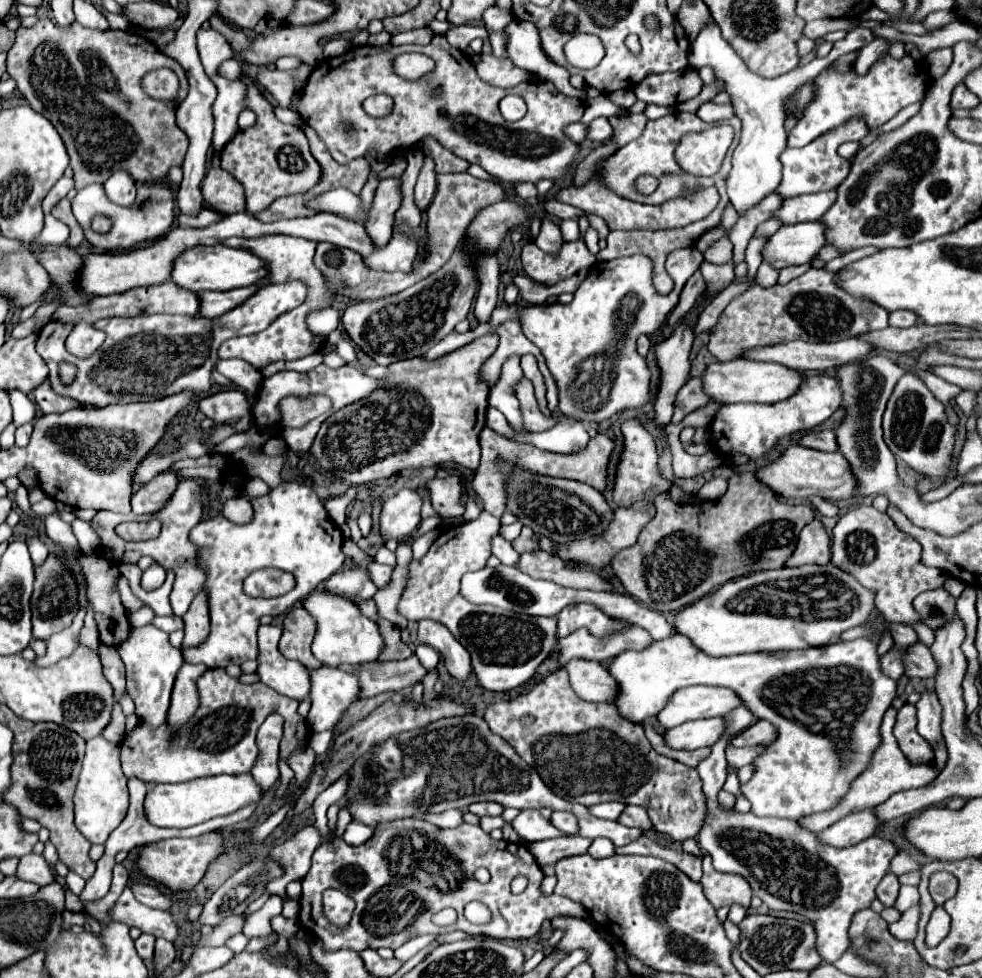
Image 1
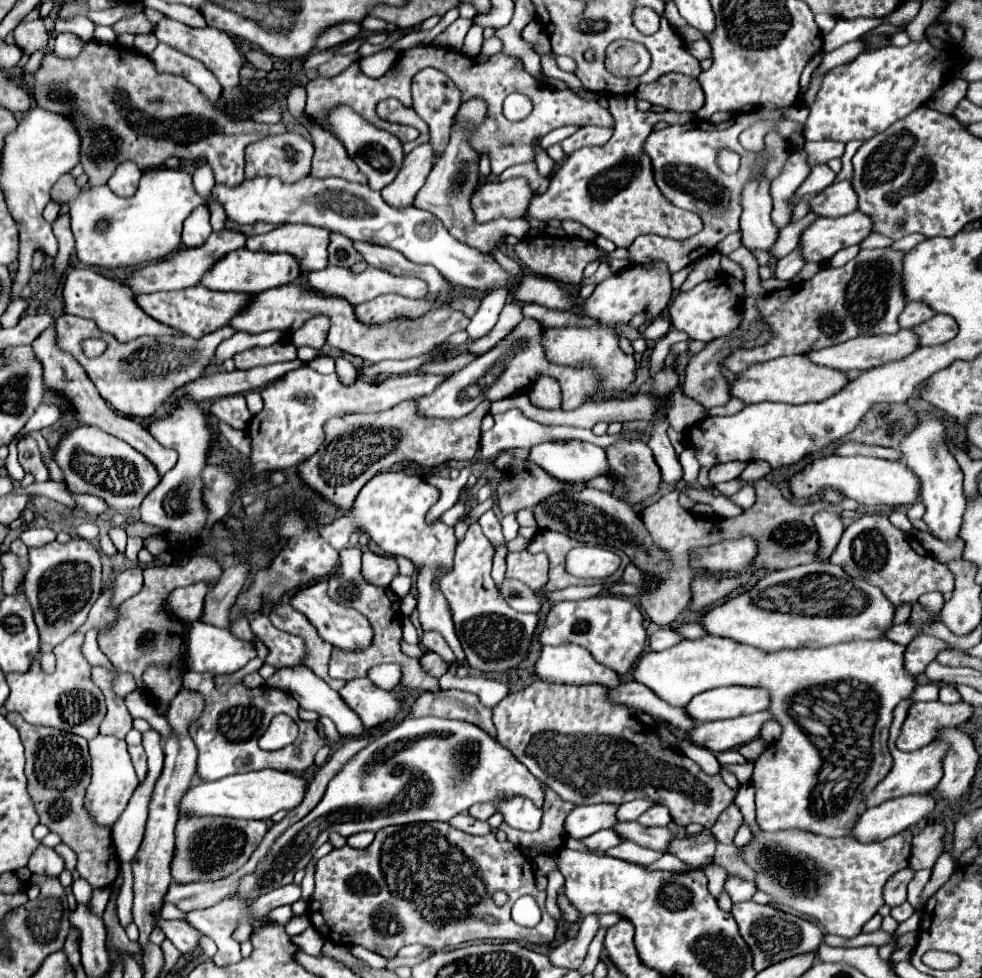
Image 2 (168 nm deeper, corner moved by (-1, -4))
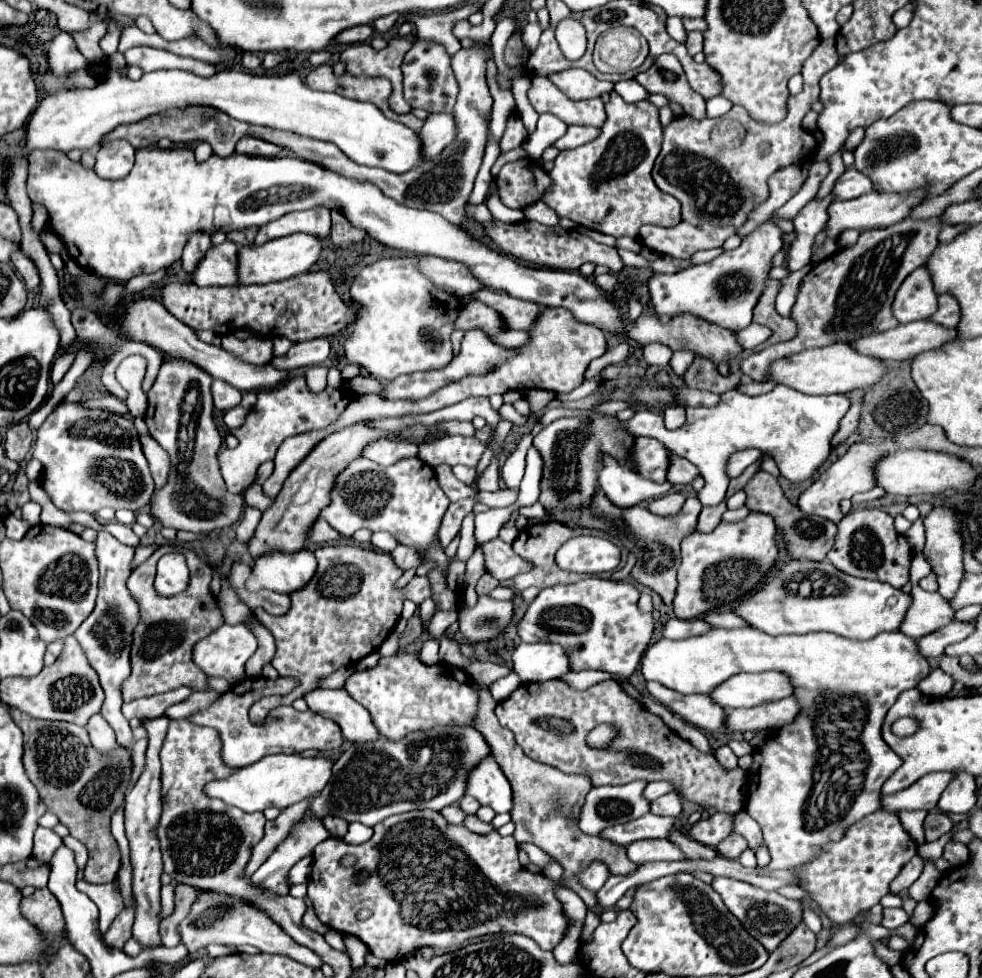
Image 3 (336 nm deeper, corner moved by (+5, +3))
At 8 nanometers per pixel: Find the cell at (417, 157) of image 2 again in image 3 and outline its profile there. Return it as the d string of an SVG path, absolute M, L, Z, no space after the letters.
M429 114L419 140L423 140L423 162L433 160L455 138L455 120L451 114Z

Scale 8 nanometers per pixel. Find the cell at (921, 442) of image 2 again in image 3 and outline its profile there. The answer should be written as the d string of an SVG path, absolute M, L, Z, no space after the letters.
M935 506L925 518L923 518L923 526L925 526L925 534L927 534L927 544L923 548L935 576L939 582L939 594L945 596L947 600L951 600L959 588L961 576L963 576L963 562L961 562L961 554L963 554L963 542L961 542L961 534L959 534L959 522L957 522L957 510L955 508L947 508L947 506Z

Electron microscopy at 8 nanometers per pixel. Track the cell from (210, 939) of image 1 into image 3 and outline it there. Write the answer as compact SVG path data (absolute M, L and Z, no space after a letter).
M307 856L307 858L299 860L299 862L291 868L291 872L289 872L287 880L291 880L291 884L307 882L307 880L309 880L309 874L311 874L311 860L313 860L311 856Z

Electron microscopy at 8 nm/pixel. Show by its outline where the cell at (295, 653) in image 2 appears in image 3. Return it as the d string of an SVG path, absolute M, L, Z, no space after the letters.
M353 542L327 544L315 550L315 558L319 562L315 576L303 590L291 594L291 610L285 616L271 616L261 608L253 610L253 616L275 638L277 652L271 660L273 668L279 676L289 676L299 682L287 696L271 696L255 702L249 710L253 724L261 724L269 710L289 706L305 692L315 690L319 678L329 676L341 666L355 666L355 662L379 650L385 638L395 630L407 596L419 604L431 596L425 576L415 576L405 588L395 588L395 580L401 578L403 570L391 562L389 554L377 548L357 546Z

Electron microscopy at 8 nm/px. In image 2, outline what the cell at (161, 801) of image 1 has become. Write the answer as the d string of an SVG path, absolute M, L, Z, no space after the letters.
M261 769L243 775L229 775L219 781L201 783L191 787L181 799L181 815L225 815L235 819L269 819L273 813L297 807L307 791L307 779L291 773L291 771L277 771L277 769Z

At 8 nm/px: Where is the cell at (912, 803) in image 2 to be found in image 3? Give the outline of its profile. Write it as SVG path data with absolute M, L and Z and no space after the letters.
M933 772L929 776L923 776L915 784L911 784L911 788L883 796L883 810L895 814L903 810L933 810L949 780L951 772Z

